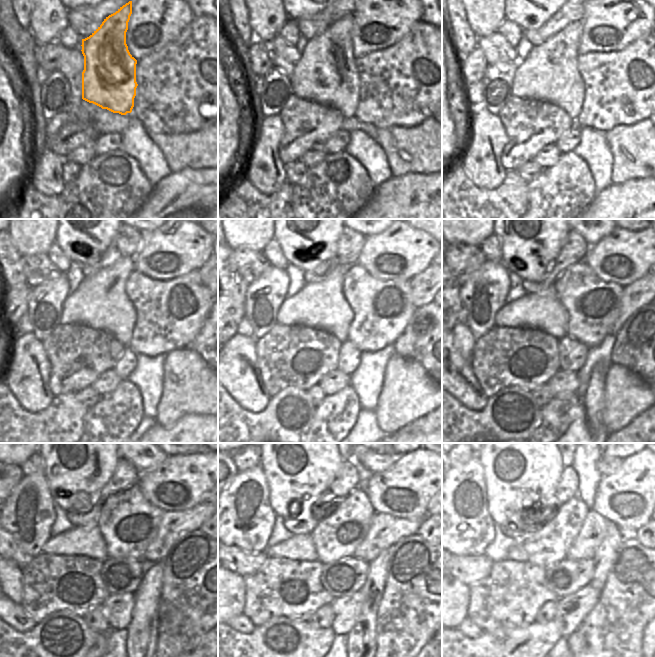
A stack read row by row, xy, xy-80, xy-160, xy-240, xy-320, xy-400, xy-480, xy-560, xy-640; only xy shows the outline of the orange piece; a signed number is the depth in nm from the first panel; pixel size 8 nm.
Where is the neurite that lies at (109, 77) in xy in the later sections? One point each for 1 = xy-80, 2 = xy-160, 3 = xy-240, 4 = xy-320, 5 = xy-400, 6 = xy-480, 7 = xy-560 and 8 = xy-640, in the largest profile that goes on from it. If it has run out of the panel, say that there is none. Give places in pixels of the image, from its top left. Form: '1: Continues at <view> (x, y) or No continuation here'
1: Continues at xy-80 (326, 73)
2: Continues at xy-160 (549, 73)
3: Continues at xy-240 (100, 302)
4: Continues at xy-320 (322, 305)
5: Continues at xy-400 (543, 311)
6: Continues at xy-480 (87, 541)
7: Continues at xy-560 (298, 547)
8: Continues at xy-640 (517, 553).

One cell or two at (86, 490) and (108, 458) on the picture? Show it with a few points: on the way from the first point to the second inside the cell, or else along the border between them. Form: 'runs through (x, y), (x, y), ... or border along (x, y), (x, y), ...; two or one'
runs through (92, 482), (100, 474), (101, 466); one

